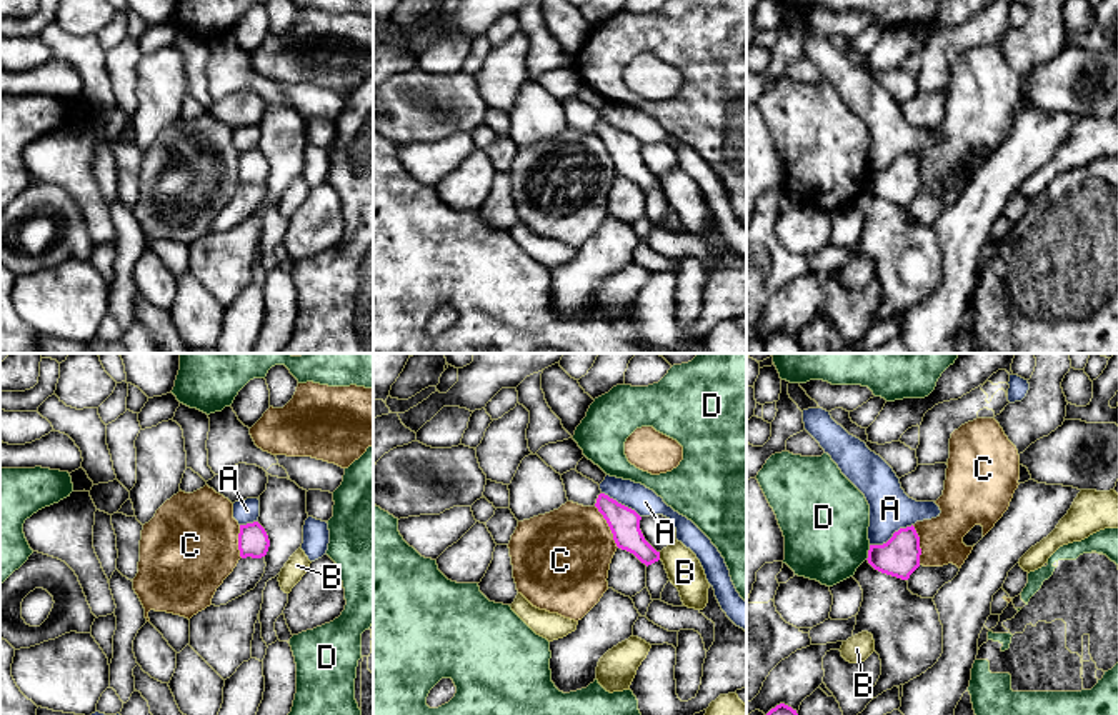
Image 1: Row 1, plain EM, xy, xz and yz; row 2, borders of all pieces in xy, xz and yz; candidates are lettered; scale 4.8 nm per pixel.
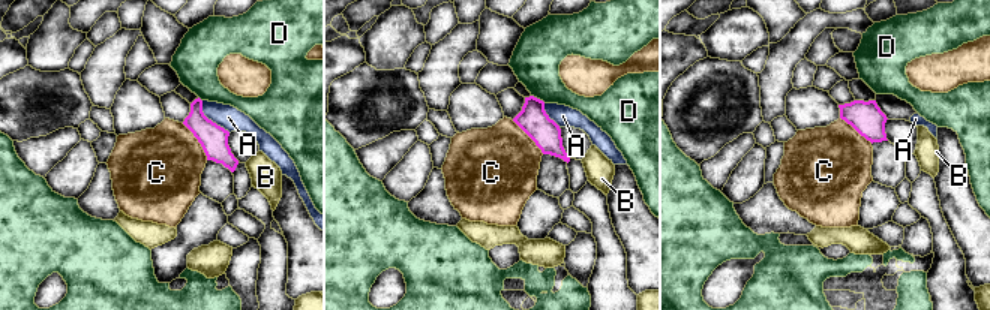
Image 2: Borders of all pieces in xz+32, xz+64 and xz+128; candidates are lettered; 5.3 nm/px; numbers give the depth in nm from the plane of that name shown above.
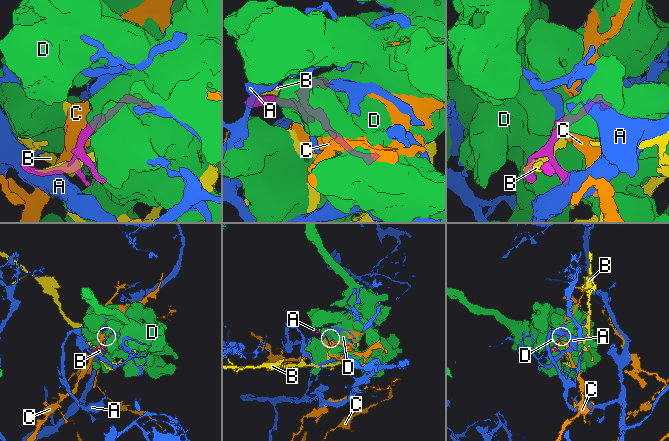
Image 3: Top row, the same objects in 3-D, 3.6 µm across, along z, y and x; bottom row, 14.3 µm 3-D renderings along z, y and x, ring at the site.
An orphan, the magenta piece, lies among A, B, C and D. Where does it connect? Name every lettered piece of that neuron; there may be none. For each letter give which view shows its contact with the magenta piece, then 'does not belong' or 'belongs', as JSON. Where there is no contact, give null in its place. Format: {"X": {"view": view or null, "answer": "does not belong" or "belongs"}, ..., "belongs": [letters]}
{"A": {"view": "yz", "answer": "does not belong"}, "B": {"view": "xz", "answer": "does not belong"}, "C": {"view": "xz", "answer": "belongs"}, "D": {"view": "yz", "answer": "does not belong"}, "belongs": ["C"]}

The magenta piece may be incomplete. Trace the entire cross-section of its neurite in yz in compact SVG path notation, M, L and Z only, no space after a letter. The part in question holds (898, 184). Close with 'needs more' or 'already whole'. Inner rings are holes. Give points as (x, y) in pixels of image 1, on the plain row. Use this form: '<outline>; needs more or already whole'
M915 153L900 155L883 172L870 172L868 190L886 202L908 207L920 193L920 163Z; already whole

